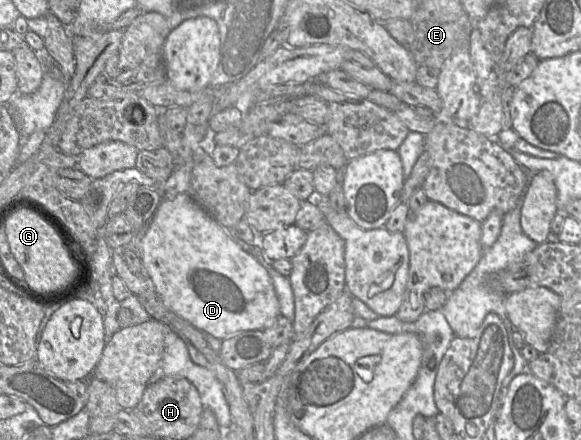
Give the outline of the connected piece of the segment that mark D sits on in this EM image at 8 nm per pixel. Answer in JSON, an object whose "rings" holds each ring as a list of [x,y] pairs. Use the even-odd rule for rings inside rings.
{"rings":[[[188,193],[178,194],[174,200],[161,201],[152,217],[151,224],[142,239],[142,249],[143,256],[141,261],[143,268],[147,276],[152,280],[153,287],[161,297],[164,305],[204,333],[209,333],[218,339],[225,339],[238,332],[262,330],[281,314],[279,300],[267,269],[229,236],[223,227],[205,209],[196,203]]]}

